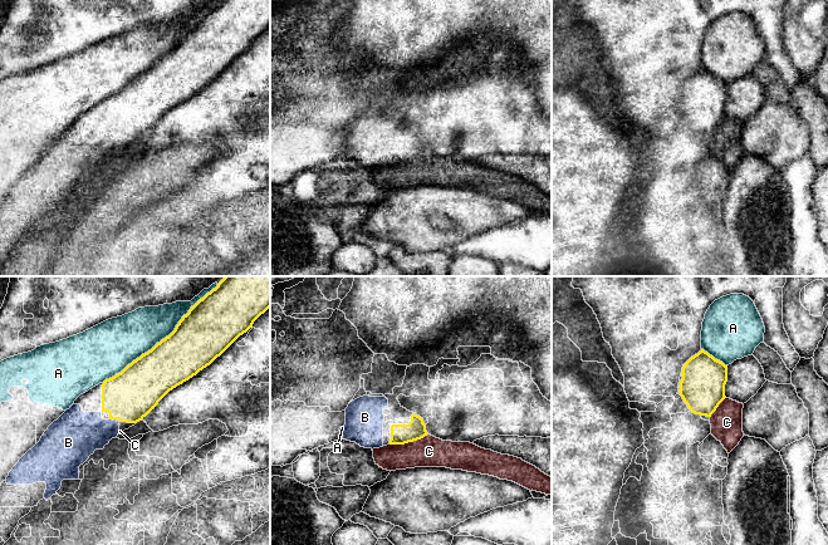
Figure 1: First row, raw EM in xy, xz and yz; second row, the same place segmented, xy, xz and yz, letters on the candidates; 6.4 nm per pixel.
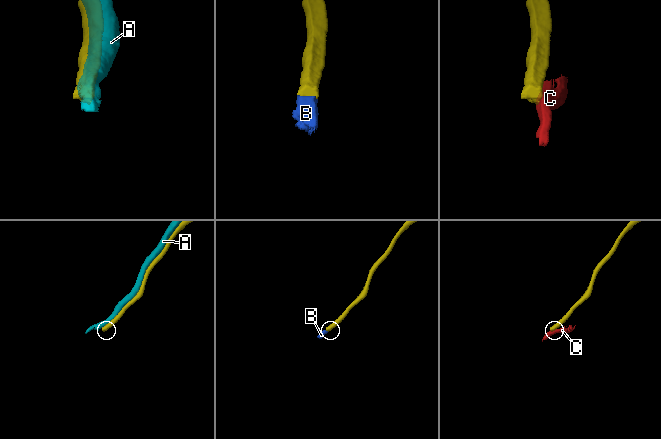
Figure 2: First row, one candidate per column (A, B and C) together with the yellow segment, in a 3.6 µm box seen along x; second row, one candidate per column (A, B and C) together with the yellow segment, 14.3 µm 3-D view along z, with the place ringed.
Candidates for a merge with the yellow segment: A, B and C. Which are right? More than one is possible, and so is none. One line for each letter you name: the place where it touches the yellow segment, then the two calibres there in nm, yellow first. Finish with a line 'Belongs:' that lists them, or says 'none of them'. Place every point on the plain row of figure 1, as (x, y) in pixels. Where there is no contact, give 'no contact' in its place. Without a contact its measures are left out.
B: contact xy (114, 137); calibres 320 and 300 nm
Belongs: B

